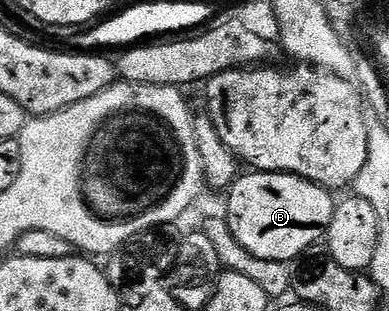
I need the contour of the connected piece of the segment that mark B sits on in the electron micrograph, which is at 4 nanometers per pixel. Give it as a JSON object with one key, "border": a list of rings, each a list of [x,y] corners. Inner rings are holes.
{"border":[[[252,172],[249,178],[237,177],[228,190],[228,221],[238,243],[260,260],[293,263],[309,246],[323,241],[336,205],[331,191],[305,182],[294,174]]]}

